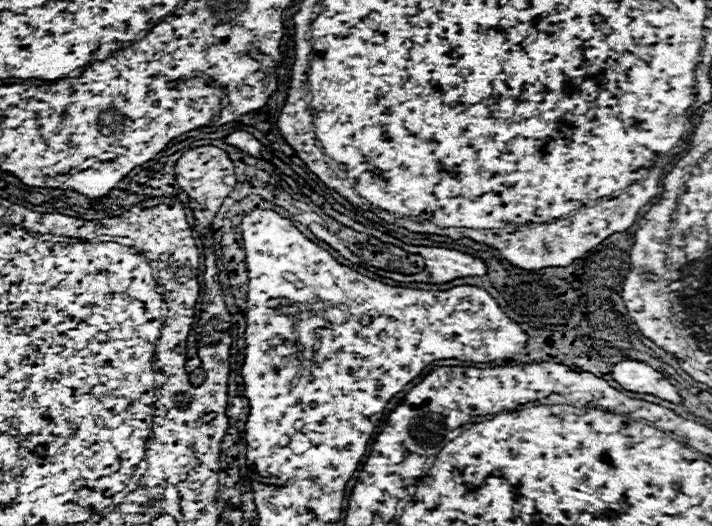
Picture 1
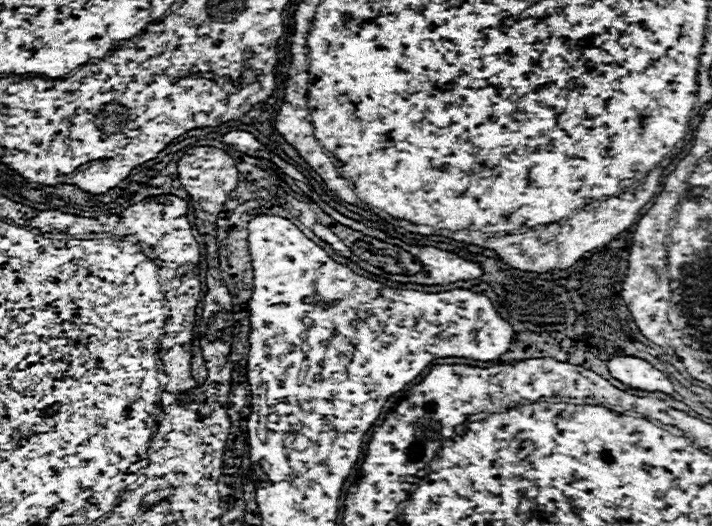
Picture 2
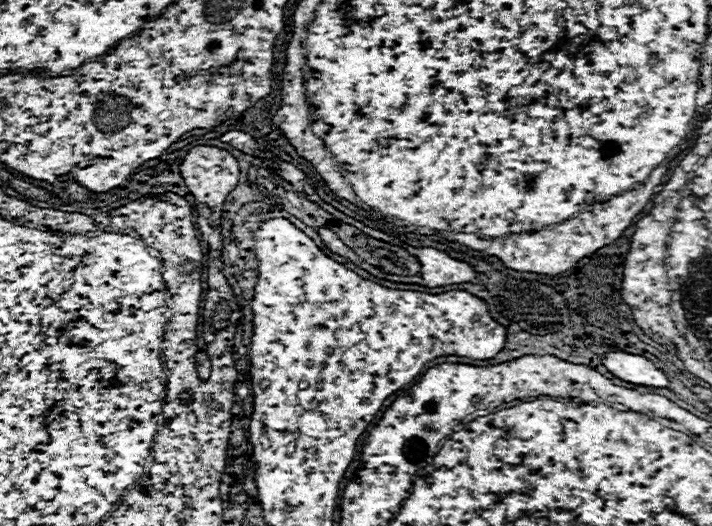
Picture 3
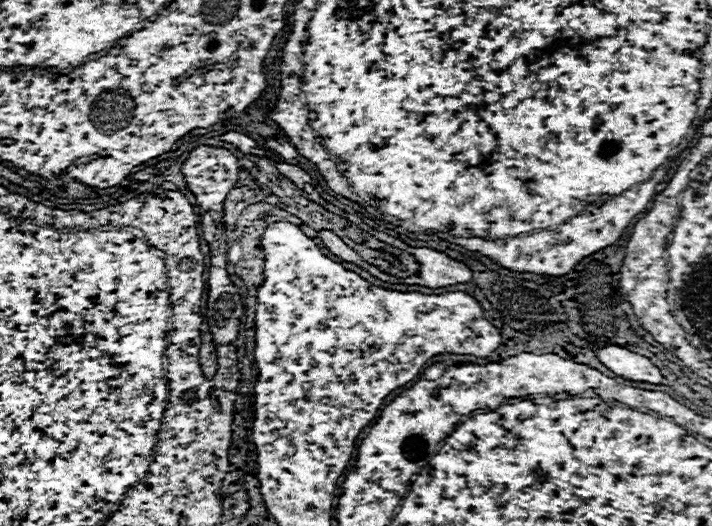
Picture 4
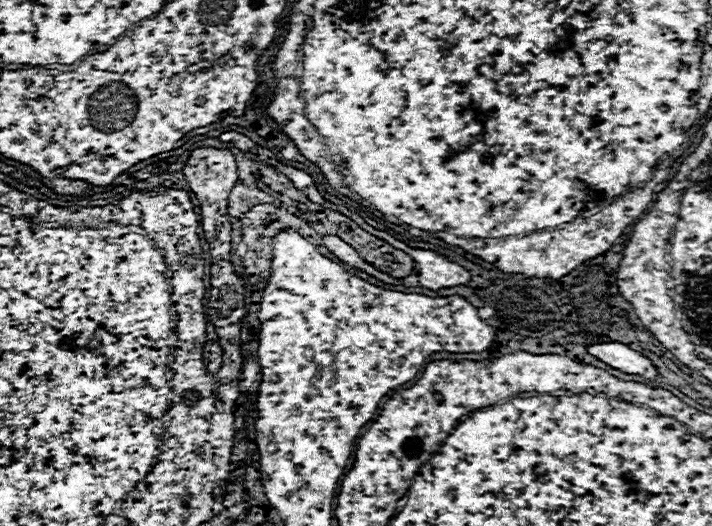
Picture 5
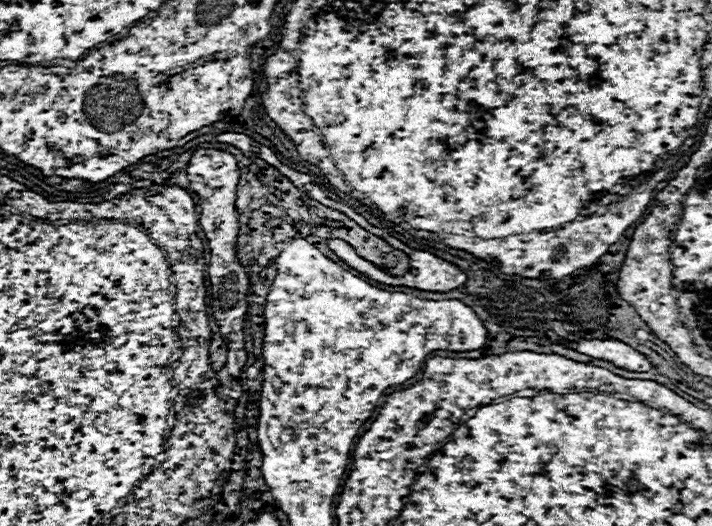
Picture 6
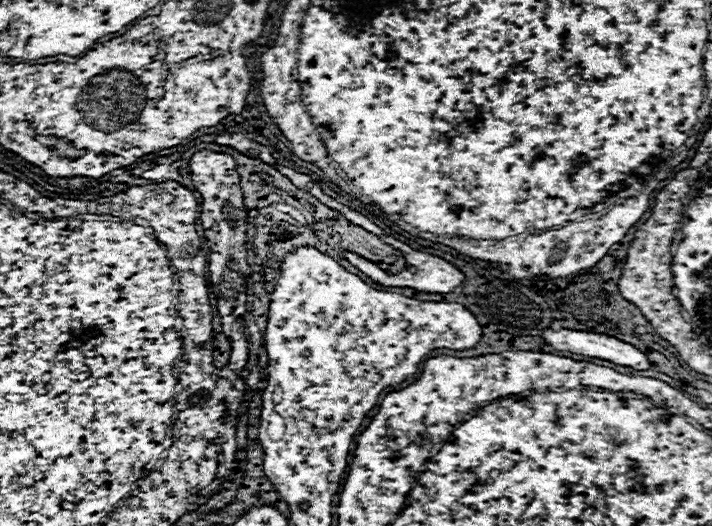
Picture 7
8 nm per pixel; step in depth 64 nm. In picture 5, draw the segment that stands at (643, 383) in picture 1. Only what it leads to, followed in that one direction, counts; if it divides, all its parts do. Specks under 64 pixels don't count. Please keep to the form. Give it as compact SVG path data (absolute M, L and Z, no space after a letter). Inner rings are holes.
M602 342L602 344L590 344L586 346L588 354L592 354L594 358L606 362L608 366L626 372L626 374L638 374L638 376L646 376L646 378L654 378L658 376L656 368L652 366L652 362L642 356L640 352L632 350L630 346L622 344L622 342Z

